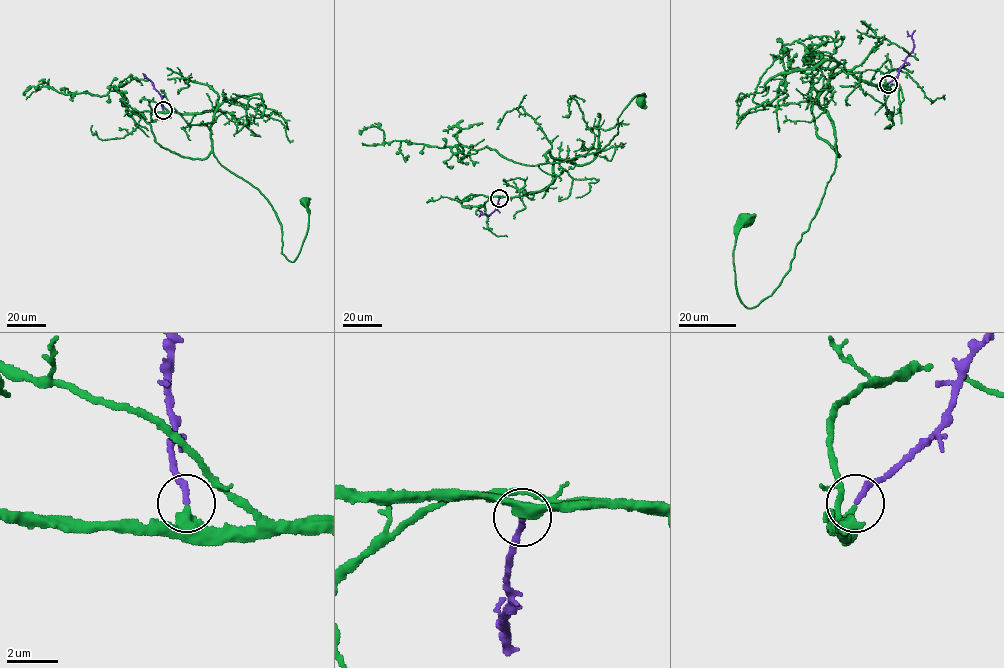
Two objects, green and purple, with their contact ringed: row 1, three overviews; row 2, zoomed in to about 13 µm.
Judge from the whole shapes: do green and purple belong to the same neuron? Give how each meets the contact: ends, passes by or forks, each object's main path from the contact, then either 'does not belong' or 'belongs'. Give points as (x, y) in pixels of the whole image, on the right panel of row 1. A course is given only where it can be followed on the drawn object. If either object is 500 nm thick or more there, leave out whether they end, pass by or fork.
green ends; purple ends; course green (887, 84), (839, 71), (818, 97), (833, 127), (834, 171), (790, 270), (750, 308), (733, 263), (745, 219); course purple (887, 84), (897, 75), (913, 48), (912, 33), (915, 30); belongs

